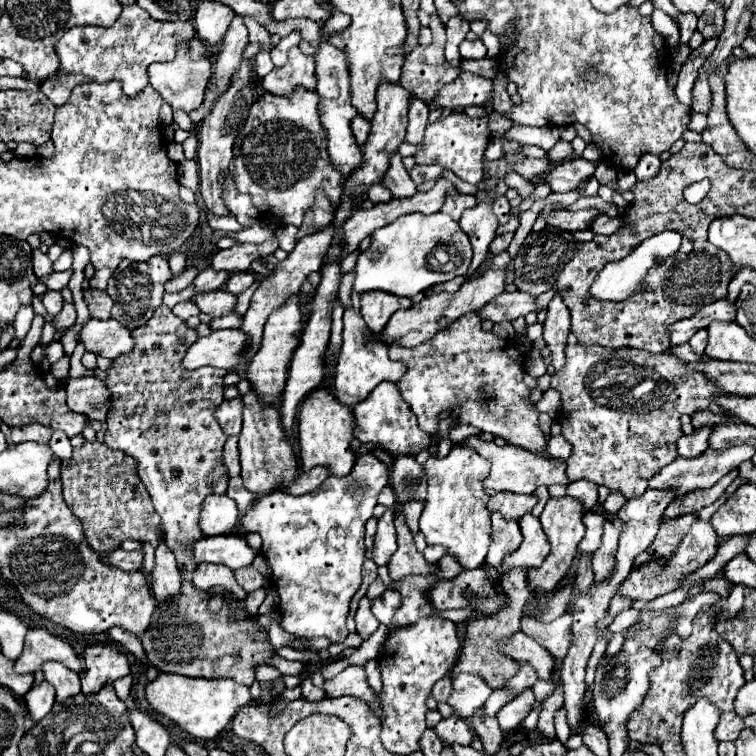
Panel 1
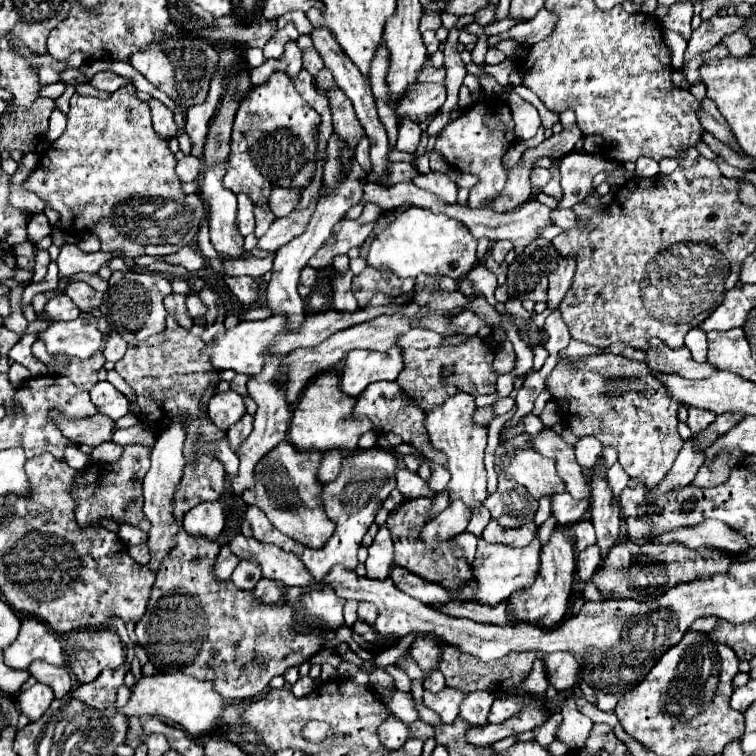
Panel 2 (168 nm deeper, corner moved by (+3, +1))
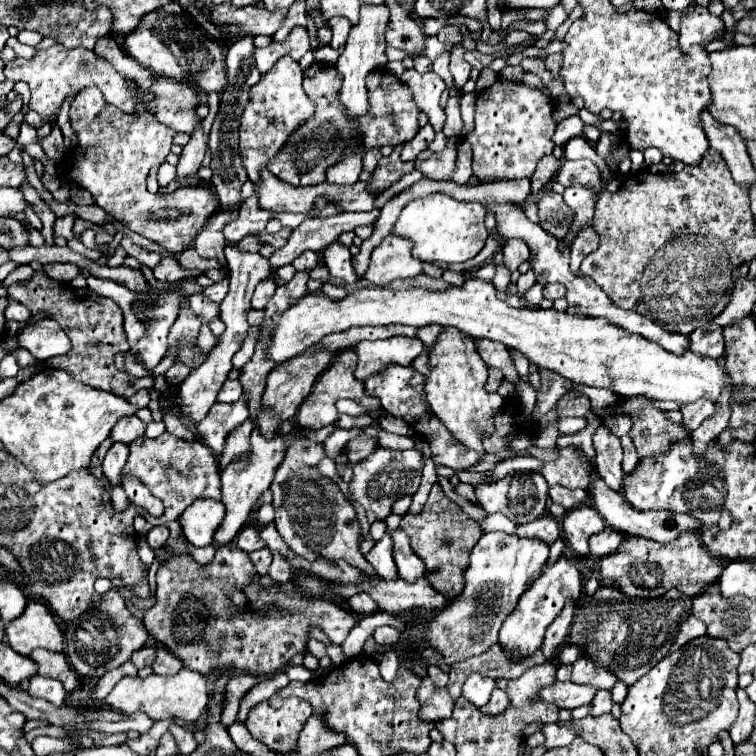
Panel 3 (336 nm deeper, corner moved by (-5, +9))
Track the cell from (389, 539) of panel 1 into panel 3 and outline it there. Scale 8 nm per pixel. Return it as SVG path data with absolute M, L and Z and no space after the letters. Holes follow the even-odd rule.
M386 533L380 541L376 541L376 545L372 547L372 551L366 555L368 563L376 569L376 573L384 579L384 581L394 581L398 579L398 571L396 571L396 563L392 557L392 539Z

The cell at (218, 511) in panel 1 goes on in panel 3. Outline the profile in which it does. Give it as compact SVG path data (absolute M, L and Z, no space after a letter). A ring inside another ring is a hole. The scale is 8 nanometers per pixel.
M196 499L182 515L180 525L186 539L194 547L206 547L212 543L216 527L220 527L226 511L220 501L214 499Z

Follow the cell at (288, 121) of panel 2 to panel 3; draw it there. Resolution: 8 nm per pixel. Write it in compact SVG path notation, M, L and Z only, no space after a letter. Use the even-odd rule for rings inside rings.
M280 57L274 67L250 89L250 99L240 115L240 155L252 183L260 181L260 167L286 143L288 135L314 111L302 89L302 67L292 57Z

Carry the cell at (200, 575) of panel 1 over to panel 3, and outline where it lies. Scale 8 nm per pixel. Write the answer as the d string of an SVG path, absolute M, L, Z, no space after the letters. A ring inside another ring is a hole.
M248 525L248 527L244 527L244 529L238 533L238 537L236 537L236 547L242 549L242 551L246 551L246 553L252 553L252 551L264 549L266 543L260 539L258 527Z

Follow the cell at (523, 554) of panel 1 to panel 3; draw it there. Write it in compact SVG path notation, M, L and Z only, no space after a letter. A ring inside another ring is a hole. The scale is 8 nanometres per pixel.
M484 533L472 549L464 591L430 619L424 635L426 647L438 651L444 657L444 665L460 663L488 651L498 641L498 631L504 619L516 609L532 573L542 569L546 559L548 545L538 537Z

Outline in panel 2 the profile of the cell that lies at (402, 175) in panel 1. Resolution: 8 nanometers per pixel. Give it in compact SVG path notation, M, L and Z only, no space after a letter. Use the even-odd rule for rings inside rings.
M314 27L310 33L308 33L314 41L314 49L320 53L320 57L324 59L324 65L332 71L334 79L336 79L336 85L348 95L348 99L352 101L354 105L354 111L356 111L356 117L358 117L358 123L364 127L364 133L366 137L370 139L370 161L372 161L372 171L368 173L368 181L374 181L374 183L380 183L380 181L388 181L388 165L390 165L390 141L388 141L388 135L386 135L386 129L384 125L380 123L378 119L378 113L376 113L376 101L374 101L374 95L370 91L370 83L368 79L358 71L358 67L352 63L352 59L342 51L342 47L338 45L336 37L324 29L324 27Z

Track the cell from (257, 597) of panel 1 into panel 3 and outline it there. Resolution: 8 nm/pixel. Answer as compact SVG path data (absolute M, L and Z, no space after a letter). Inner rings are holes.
M272 551L272 555L274 555L274 561L272 561L272 565L270 565L268 575L270 575L274 581L280 581L280 583L290 581L290 577L292 577L292 565L288 563L288 559L284 559L284 555L280 555L280 553L276 553L276 551Z

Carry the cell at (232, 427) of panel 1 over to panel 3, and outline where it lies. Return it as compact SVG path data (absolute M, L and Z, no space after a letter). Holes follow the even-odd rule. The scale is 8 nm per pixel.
M228 379L222 389L218 391L218 401L224 401L224 403L234 403L238 397L242 395L242 387L238 381L232 381Z

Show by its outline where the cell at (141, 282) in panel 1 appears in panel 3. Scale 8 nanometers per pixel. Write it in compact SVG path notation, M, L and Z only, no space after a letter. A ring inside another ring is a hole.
M88 275L86 281L88 281L88 287L92 291L96 291L98 295L110 297L112 301L118 303L118 307L124 313L124 333L126 333L126 339L130 343L130 353L134 353L142 361L142 367L148 373L152 373L168 351L166 335L168 335L172 323L176 321L176 315L178 315L178 309L180 309L180 303L182 303L180 291L176 291L176 289L152 291L150 289L148 293L130 293L130 289L118 285L116 281L98 279L94 275Z

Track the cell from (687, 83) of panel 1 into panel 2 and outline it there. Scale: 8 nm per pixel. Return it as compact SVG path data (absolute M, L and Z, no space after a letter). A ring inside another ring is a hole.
M716 15L708 21L702 21L702 25L692 33L692 39L688 41L688 49L684 53L684 67L688 65L690 59L712 49L716 43L720 43L720 39L724 35L738 31L744 23L746 23L746 19L742 19L738 15L726 15L726 17Z

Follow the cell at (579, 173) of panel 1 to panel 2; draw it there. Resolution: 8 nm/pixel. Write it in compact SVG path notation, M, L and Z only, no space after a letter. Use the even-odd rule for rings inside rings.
M534 167L532 173L530 173L530 179L532 179L532 185L542 189L548 181L550 181L550 171L544 169L544 167Z

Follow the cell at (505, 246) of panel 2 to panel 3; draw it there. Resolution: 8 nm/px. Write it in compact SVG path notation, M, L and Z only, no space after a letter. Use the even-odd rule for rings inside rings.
M510 239L510 241L506 241L506 245L504 245L504 265L510 269L510 271L516 271L522 263L526 263L528 261L528 257L530 257L530 251L528 251L528 247L524 247L524 241L520 241L520 239Z

